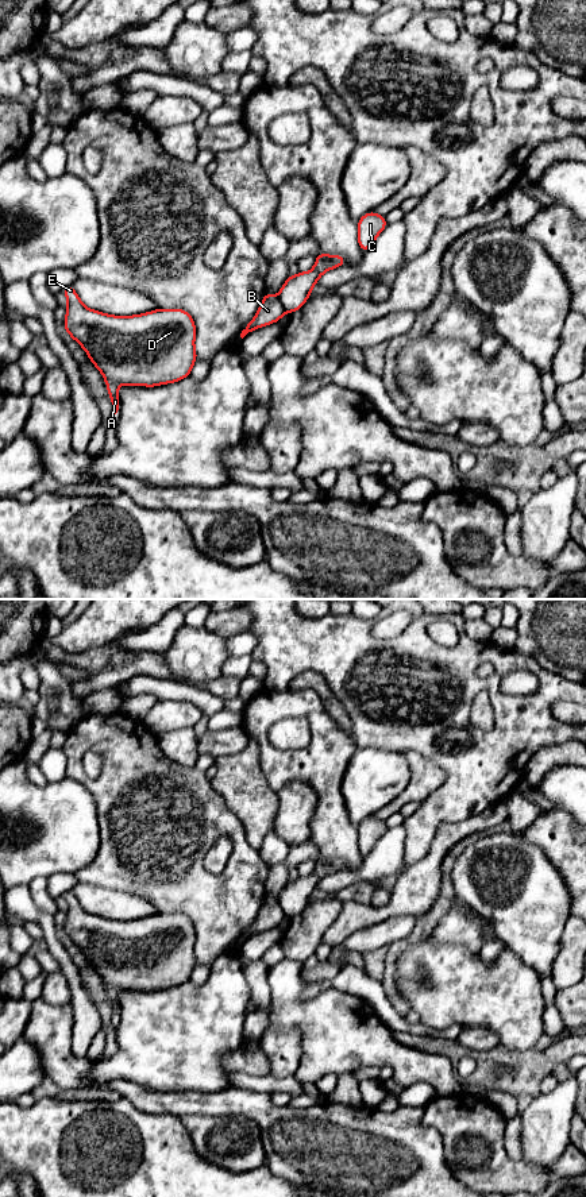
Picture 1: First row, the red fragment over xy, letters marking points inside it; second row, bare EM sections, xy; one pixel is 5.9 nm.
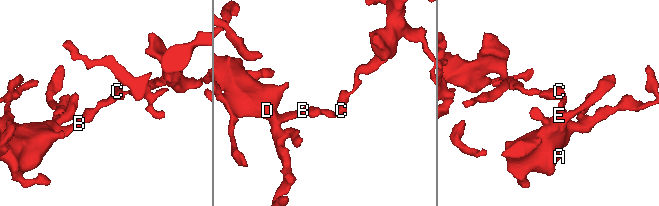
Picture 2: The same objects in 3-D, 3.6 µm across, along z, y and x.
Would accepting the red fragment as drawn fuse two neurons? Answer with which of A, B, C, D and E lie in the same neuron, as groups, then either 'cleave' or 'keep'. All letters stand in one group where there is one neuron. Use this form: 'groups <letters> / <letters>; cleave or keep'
groups A B D E / C; cleave

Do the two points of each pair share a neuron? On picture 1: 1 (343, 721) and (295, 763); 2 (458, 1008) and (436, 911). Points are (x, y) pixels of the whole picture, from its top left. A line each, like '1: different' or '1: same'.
1: different
2: different

